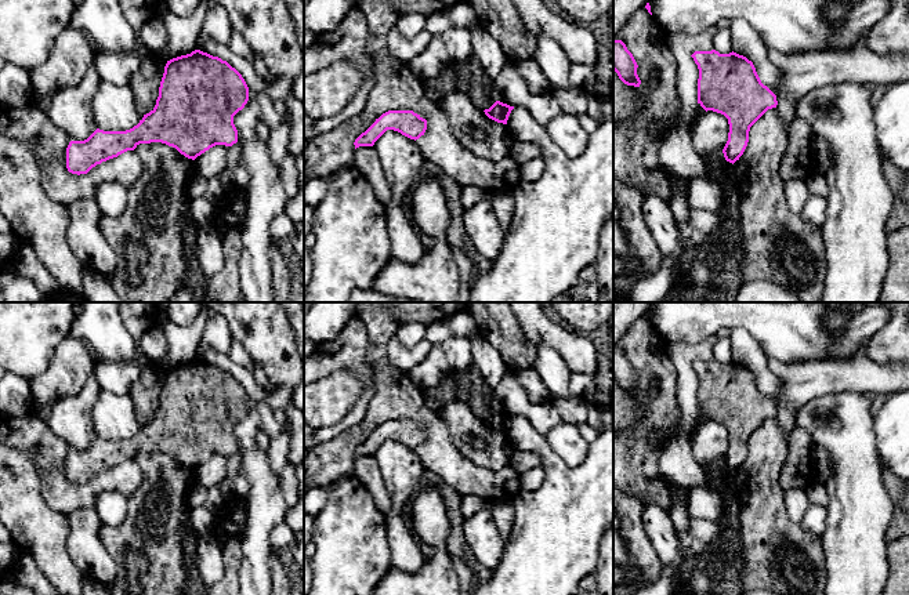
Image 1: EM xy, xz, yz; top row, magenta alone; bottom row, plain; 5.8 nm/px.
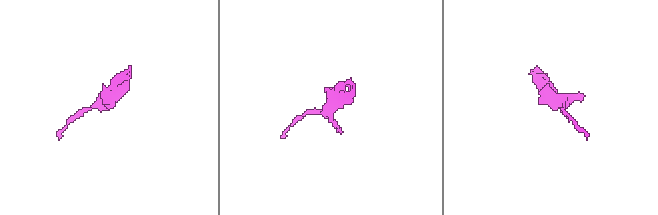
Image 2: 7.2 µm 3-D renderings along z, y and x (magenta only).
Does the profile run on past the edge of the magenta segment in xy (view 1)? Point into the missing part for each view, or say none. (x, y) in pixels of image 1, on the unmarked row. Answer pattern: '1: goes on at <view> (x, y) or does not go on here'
1: does not go on here

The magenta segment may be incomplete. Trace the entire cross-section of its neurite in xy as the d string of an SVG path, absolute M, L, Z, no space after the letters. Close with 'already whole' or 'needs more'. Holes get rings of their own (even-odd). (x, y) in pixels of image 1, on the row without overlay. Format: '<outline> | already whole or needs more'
M200 359L167 370L155 417L126 440L97 438L84 450L70 450L66 478L87 483L93 476L134 460L140 453L162 451L195 469L216 454L238 451L233 425L249 410L249 396L227 370Z | already whole

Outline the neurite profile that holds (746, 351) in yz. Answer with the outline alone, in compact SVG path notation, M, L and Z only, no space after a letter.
M738 326L729 330L734 362L752 370L761 392L776 404L782 382L769 371L768 356L747 329Z

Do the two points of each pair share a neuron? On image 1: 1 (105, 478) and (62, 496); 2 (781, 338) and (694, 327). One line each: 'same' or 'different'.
1: same
2: same

